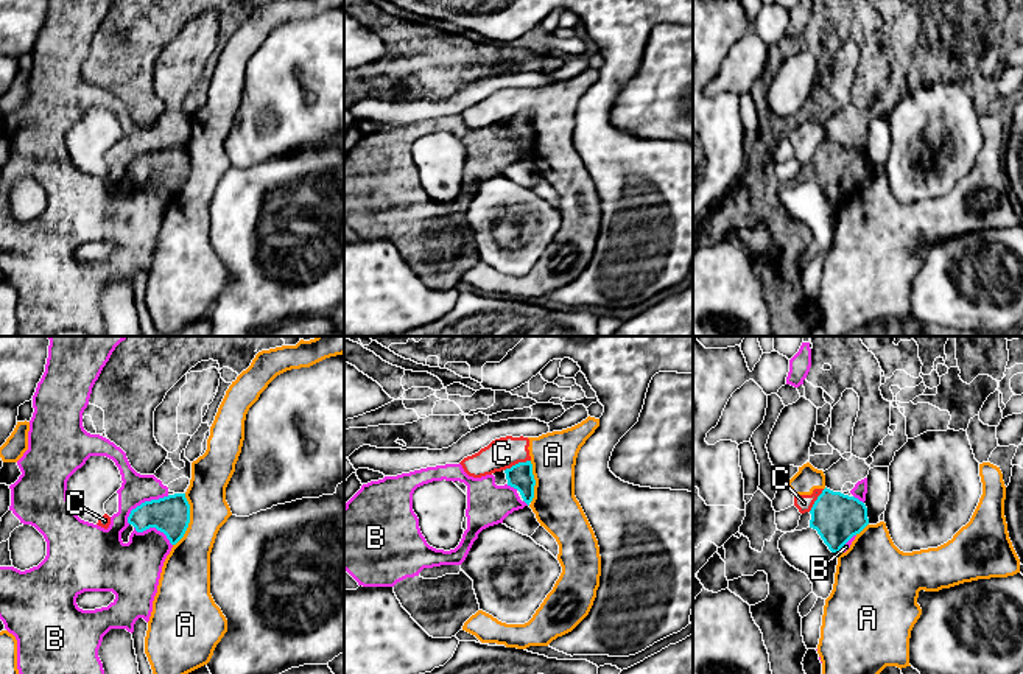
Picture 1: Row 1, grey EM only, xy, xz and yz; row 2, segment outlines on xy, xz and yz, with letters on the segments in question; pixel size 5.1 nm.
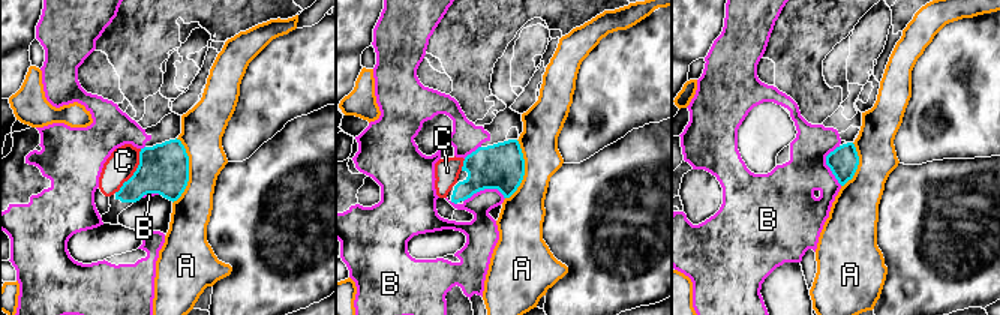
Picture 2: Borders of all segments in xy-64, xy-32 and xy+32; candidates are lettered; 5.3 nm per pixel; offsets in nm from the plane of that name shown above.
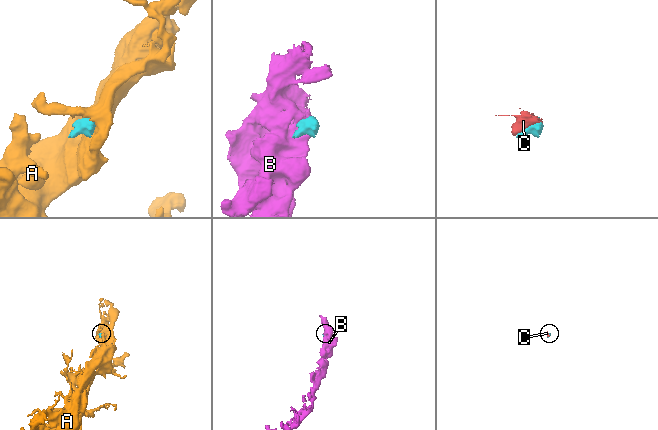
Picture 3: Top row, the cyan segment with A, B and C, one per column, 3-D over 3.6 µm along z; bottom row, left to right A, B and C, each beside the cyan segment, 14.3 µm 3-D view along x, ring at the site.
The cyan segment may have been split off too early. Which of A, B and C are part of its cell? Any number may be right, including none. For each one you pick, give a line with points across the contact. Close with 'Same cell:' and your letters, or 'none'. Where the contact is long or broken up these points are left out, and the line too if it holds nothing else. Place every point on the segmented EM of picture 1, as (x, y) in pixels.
Same cell: none

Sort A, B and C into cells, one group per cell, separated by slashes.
A C / B

